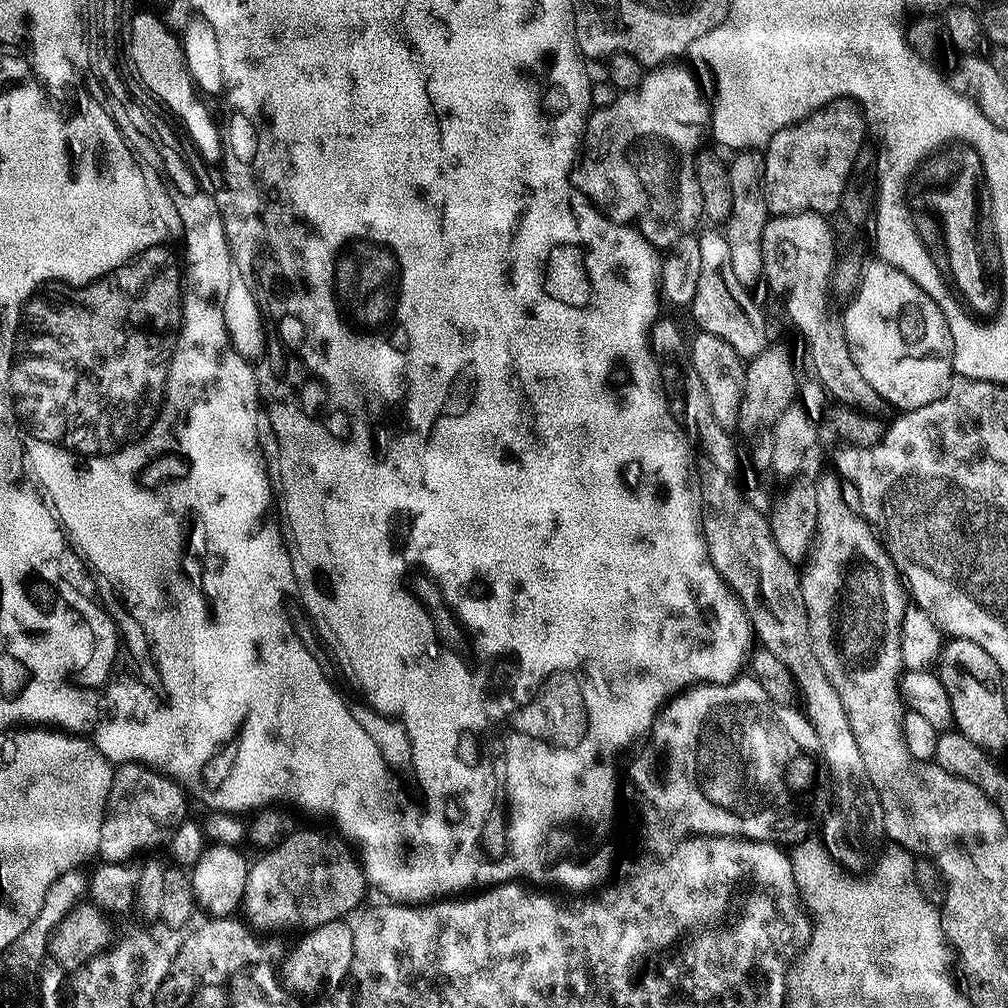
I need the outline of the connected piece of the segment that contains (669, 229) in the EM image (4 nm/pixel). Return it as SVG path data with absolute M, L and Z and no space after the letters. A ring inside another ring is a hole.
M668 62L663 66L656 66L645 75L644 81L634 89L631 94L622 94L614 102L614 106L609 108L595 109L589 115L588 126L584 134L583 147L586 154L581 155L578 160L578 171L574 176L574 183L605 216L616 221L617 224L632 224L640 229L647 240L654 245L657 250L667 250L678 242L678 238L689 235L693 231L692 228L696 223L702 220L702 194L698 190L698 182L696 181L696 157L701 151L704 136L706 140L706 125L710 120L710 104L700 93L700 84L687 72L684 68L679 68L676 62Z

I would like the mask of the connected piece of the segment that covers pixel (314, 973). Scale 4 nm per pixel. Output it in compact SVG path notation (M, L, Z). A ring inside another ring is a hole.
M331 920L325 924L319 924L317 928L305 931L304 937L293 946L288 952L288 957L284 960L284 974L282 970L282 983L284 988L299 994L301 997L315 997L325 990L336 990L349 975L352 966L352 924L344 920Z

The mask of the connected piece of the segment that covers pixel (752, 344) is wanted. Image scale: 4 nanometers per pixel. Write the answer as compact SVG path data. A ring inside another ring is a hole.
M701 231L699 233L702 274L698 278L698 294L690 305L692 316L696 319L695 327L701 332L709 332L722 338L722 342L730 342L730 346L734 346L734 350L741 358L761 355L770 344L768 332L764 329L764 316L760 313L759 306L752 301L753 293L744 288L742 282L738 282L738 278L734 275L734 265L730 263L730 242L726 242L723 231L708 231L712 232Z

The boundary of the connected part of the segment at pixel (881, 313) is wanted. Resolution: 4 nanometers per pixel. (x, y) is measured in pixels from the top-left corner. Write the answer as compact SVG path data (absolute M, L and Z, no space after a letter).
M883 262L863 269L859 291L842 315L854 366L878 390L885 405L911 410L944 396L954 379L950 326L936 303L909 276Z

